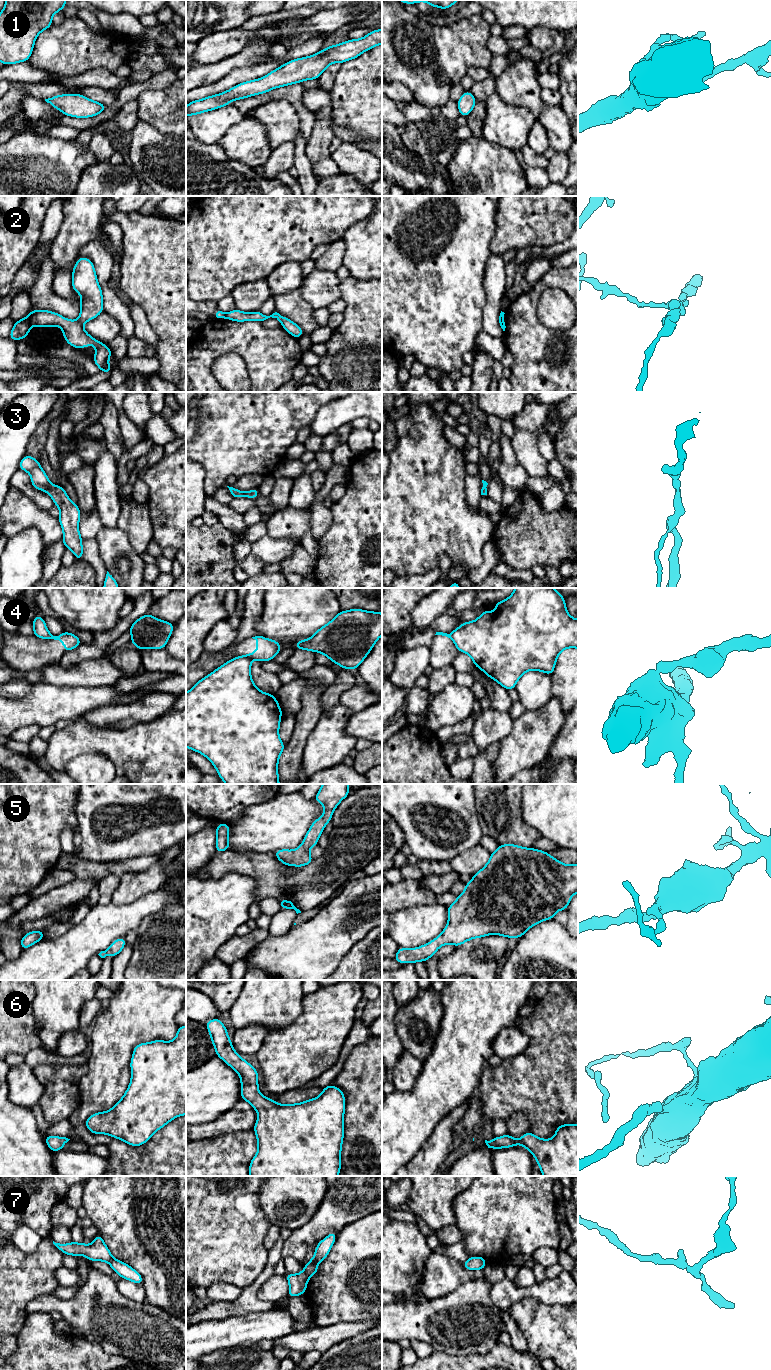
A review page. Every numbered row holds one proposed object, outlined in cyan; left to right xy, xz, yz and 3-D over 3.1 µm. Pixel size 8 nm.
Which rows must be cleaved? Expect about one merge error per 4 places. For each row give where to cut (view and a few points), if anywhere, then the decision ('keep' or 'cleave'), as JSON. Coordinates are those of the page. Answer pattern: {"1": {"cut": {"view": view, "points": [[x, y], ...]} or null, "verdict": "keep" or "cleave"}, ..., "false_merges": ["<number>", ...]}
{"1": {"cut": null, "verdict": "keep"}, "2": {"cut": {"view": "xy", "points": [[28, 319], [31, 324]]}, "verdict": "cleave"}, "3": {"cut": null, "verdict": "keep"}, "4": {"cut": {"view": "xz", "points": [[244, 655], [250, 660]]}, "verdict": "cleave"}, "5": {"cut": null, "verdict": "keep"}, "6": {"cut": null, "verdict": "keep"}, "7": {"cut": {"view": "xz", "points": [[304, 1269], [309, 1277]]}, "verdict": "cleave"}, "false_merges": ["2", "4", "7"]}

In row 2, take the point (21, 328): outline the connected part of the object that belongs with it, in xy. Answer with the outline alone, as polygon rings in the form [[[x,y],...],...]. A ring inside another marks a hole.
[[[24,317],[14,323],[14,326],[9,334],[9,338],[14,341],[24,339],[29,335],[31,328],[30,321],[27,317]]]

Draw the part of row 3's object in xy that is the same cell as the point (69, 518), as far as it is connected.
[[[26,454],[19,462],[19,469],[30,474],[31,484],[35,489],[45,491],[50,495],[60,510],[58,520],[63,529],[62,543],[73,552],[77,560],[82,560],[83,539],[78,529],[81,511],[78,505],[69,499],[62,486],[50,483],[38,459]]]

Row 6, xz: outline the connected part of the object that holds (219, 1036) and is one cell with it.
[[[220,1018],[205,1023],[210,1039],[215,1047],[216,1056],[234,1069],[241,1081],[241,1100],[249,1102],[258,1113],[253,1131],[257,1136],[258,1152],[250,1161],[250,1176],[338,1176],[341,1170],[340,1155],[344,1138],[345,1096],[343,1091],[333,1085],[324,1087],[322,1093],[313,1099],[296,1104],[278,1104],[273,1099],[260,1094],[258,1070],[236,1053],[225,1025]]]

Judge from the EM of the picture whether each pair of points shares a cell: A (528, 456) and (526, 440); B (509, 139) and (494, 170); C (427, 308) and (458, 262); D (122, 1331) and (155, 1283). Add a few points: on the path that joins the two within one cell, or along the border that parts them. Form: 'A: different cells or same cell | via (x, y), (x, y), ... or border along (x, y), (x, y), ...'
A: same cell | via (527, 452), (526, 444)
B: different cells | border along (483, 137), (509, 148), (514, 153)
C: same cell | via (427, 297), (427, 293), (447, 273)
D: different cells | border along (145, 1300), (166, 1311)

